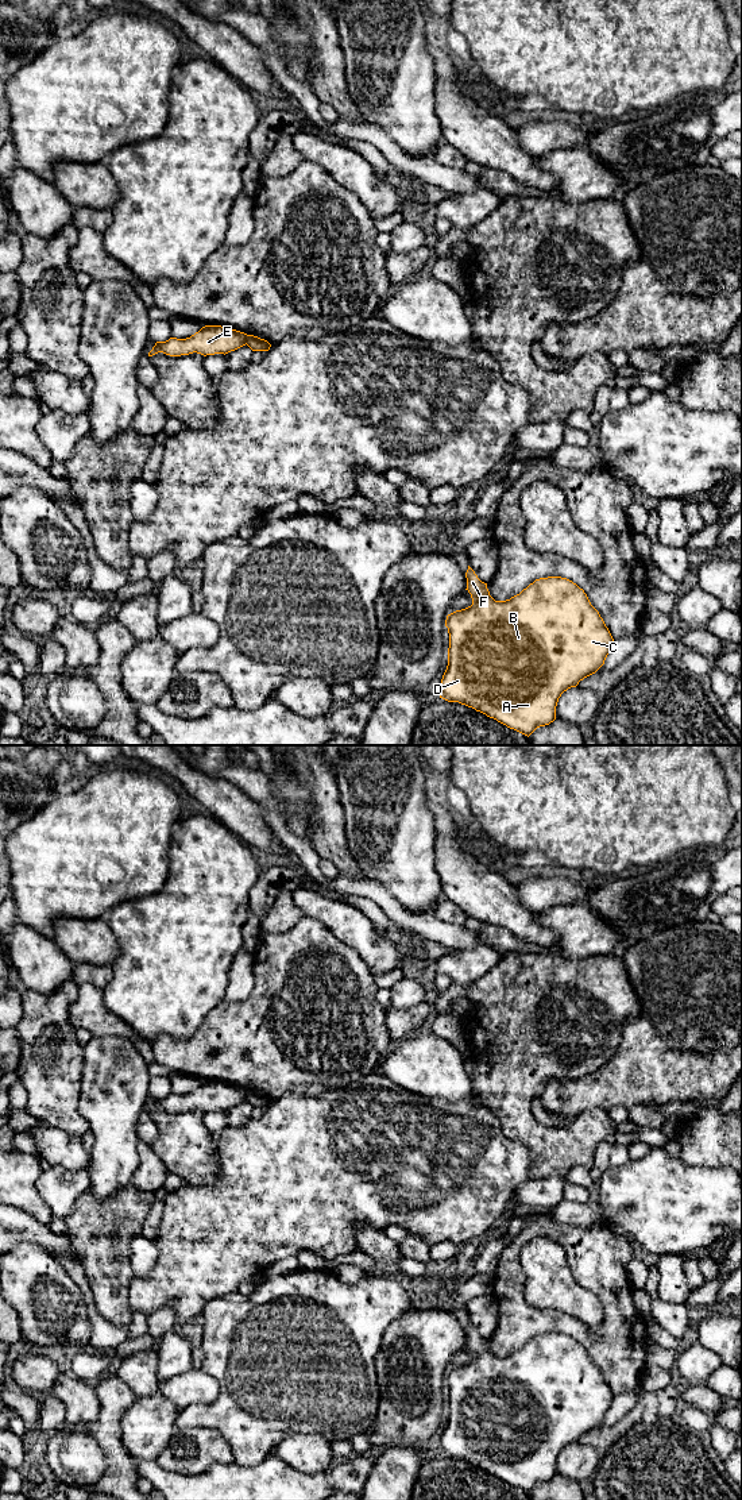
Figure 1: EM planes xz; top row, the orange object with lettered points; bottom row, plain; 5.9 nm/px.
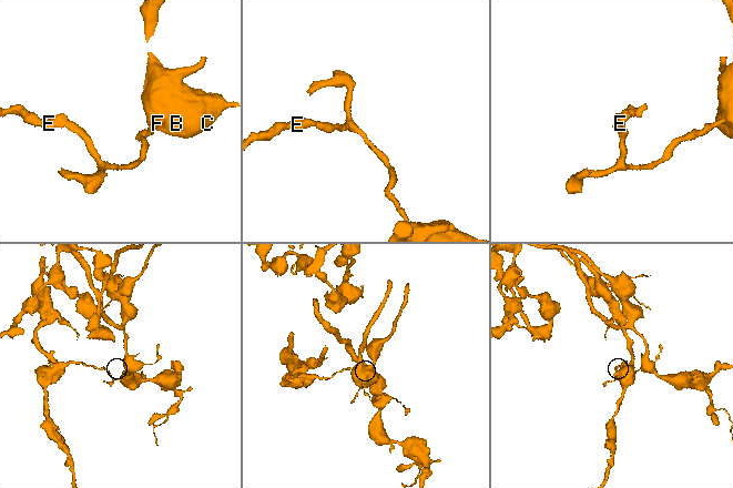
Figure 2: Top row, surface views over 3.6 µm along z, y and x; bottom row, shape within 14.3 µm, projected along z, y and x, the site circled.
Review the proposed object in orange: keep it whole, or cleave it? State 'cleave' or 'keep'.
cleave

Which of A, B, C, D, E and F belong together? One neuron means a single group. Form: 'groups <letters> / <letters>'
groups A B C D F / E

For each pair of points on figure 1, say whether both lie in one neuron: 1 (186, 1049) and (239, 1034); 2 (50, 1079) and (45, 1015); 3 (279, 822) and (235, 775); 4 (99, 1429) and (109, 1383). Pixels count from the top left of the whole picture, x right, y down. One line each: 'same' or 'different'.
1: same
2: same
3: different
4: same

